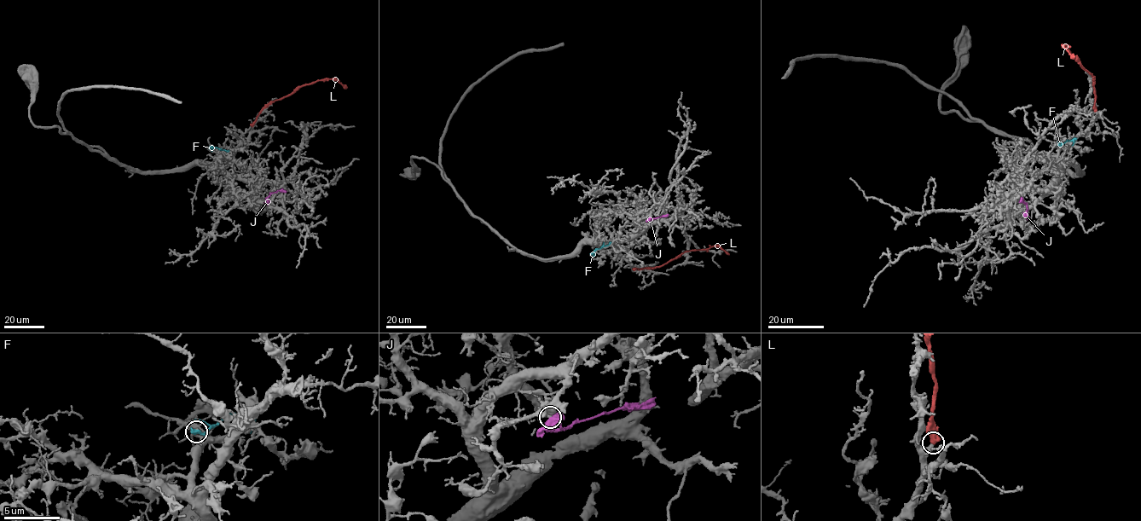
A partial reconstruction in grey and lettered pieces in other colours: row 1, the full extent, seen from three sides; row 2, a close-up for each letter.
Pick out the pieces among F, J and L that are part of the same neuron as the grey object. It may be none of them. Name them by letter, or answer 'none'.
none

